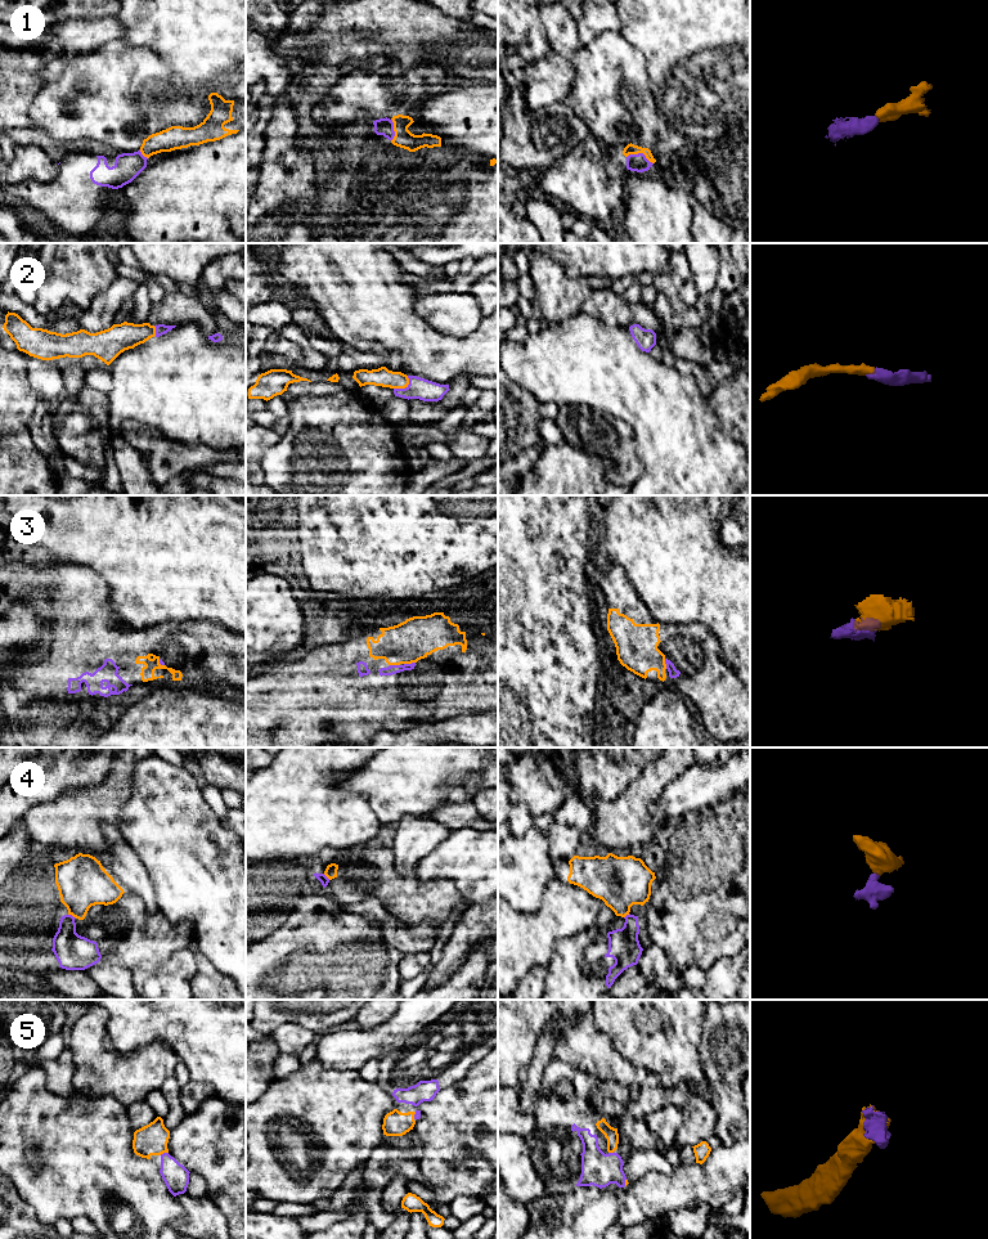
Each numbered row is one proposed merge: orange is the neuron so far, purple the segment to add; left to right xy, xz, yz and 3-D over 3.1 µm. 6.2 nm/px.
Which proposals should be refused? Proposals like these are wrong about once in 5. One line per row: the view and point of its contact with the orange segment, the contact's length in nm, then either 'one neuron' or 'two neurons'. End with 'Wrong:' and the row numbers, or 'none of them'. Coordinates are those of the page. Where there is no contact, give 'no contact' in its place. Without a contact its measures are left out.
1: yz (640, 152) | 180 nm | one neuron
2: xz (404, 387) | 130 nm | one neuron
3: xz (409, 663) | 70 nm | one neuron
4: xy (72, 915) | 60 nm | two neurons
5: xy (164, 1152) | 60 nm | one neuron
Wrong: 4

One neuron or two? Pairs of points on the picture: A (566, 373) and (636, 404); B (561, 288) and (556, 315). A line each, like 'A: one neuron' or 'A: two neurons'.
A: one neuron
B: one neuron

